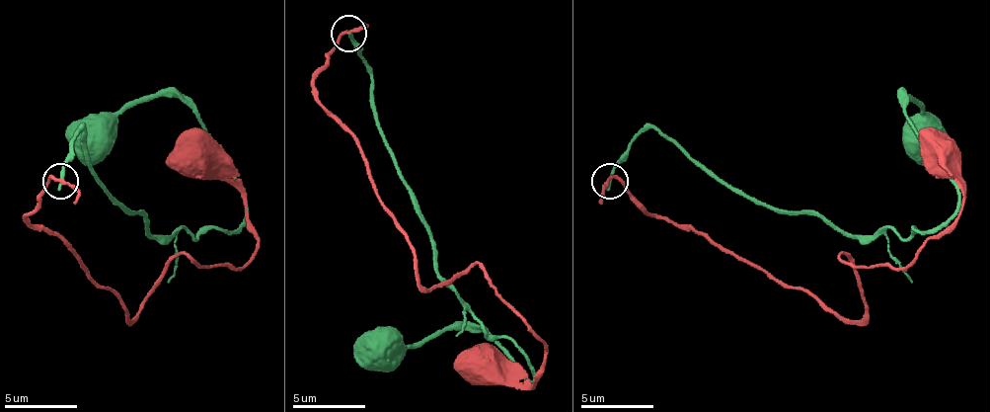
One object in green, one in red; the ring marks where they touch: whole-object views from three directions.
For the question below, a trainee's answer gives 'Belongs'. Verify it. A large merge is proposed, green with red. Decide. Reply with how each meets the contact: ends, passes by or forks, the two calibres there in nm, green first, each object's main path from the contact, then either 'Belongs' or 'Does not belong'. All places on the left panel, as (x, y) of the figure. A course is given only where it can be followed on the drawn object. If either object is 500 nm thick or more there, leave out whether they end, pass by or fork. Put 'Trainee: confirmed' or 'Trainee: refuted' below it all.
At the ring green ends. At the ring red passes by. Thickness 260 nm (green) against 220 nm. Course of green: (61, 180), (83, 129), (83, 154), (151, 234), (235, 230), (246, 216), (184, 100), (144, 97), (94, 140). Course of red: (61, 180), (25, 216), (130, 321), (177, 256), (242, 267), (257, 249), (231, 184), (177, 136). Does not belong
Trainee: refuted

